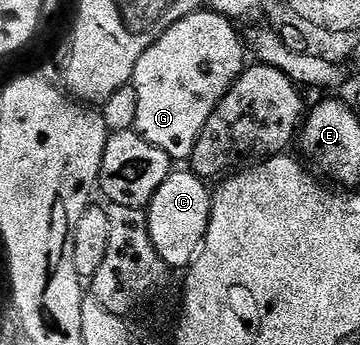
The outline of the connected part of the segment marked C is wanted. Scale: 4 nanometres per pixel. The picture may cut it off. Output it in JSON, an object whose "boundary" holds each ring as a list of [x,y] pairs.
{"boundary":[[[190,170],[172,171],[165,182],[161,182],[157,194],[153,194],[151,203],[145,209],[147,225],[153,238],[153,246],[167,263],[168,269],[186,269],[199,255],[211,221],[212,199],[212,189]]]}

